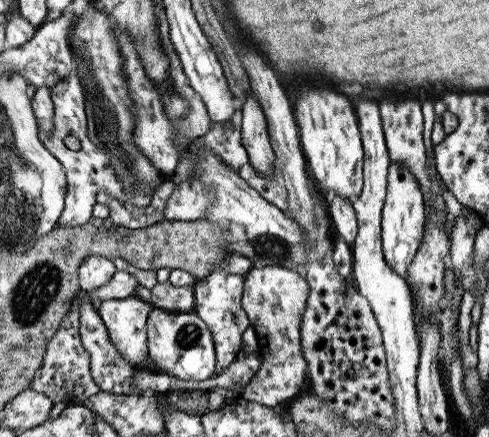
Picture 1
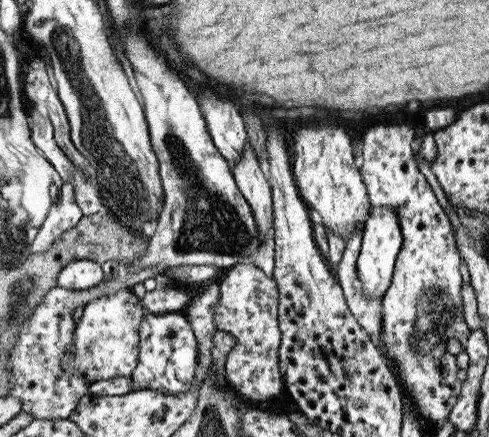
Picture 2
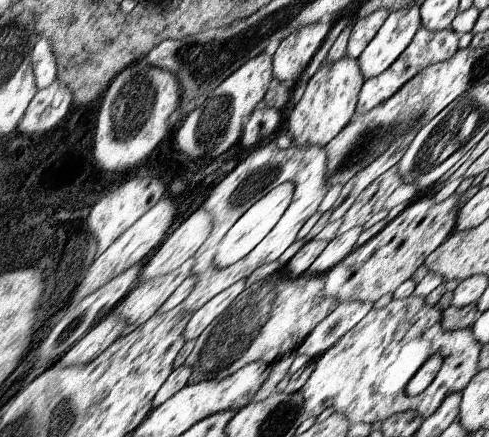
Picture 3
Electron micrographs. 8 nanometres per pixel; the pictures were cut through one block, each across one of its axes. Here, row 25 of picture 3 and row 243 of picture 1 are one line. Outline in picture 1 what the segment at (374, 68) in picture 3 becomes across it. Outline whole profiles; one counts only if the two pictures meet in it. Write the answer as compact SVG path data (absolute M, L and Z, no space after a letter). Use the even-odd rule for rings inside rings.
M391 162L387 170L387 196L383 204L381 214L381 248L385 254L385 262L401 276L407 276L407 268L411 266L411 260L415 260L415 254L419 252L419 246L423 244L423 234L427 226L427 196L423 194L423 186L419 186L419 178L415 178L415 172L409 168L409 164Z

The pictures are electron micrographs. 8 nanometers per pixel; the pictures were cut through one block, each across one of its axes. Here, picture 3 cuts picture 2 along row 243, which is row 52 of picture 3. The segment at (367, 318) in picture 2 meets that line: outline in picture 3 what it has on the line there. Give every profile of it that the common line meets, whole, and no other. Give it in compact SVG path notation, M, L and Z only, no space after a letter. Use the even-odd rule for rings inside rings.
M375 10L375 14L371 14L369 18L361 18L353 24L351 36L347 40L347 52L345 56L349 58L359 58L359 54L365 50L365 46L369 46L371 38L375 36L375 32L381 28L381 24L385 22L385 18L389 16L387 10Z

